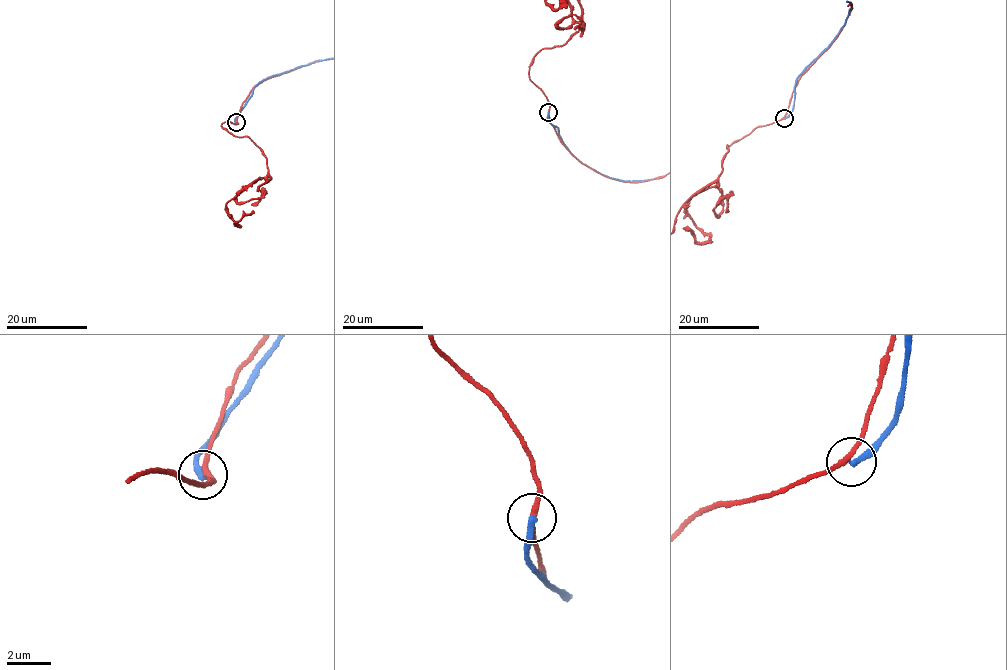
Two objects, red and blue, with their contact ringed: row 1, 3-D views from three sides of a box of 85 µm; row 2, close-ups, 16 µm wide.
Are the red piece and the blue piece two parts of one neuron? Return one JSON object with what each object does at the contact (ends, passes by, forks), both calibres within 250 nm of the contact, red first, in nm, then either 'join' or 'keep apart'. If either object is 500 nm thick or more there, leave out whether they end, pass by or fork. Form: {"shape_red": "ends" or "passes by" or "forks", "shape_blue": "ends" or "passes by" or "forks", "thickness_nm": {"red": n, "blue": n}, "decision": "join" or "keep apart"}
{"shape_red": "passes by", "shape_blue": "ends", "thickness_nm": {"red": 240, "blue": 280}, "decision": "keep apart"}

